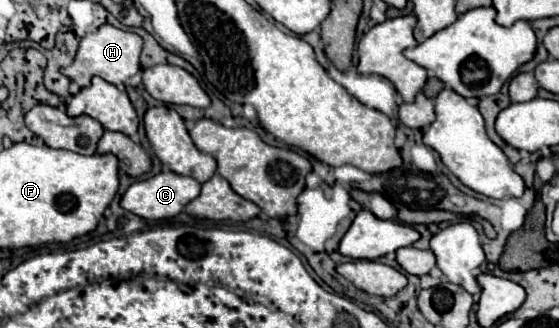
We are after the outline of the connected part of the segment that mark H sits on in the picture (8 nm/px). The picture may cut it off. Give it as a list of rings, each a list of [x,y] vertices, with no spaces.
[[[102,25],[98,27],[94,33],[86,35],[80,41],[78,53],[74,57],[74,61],[62,69],[62,73],[76,81],[80,87],[88,87],[90,79],[94,75],[106,79],[112,85],[120,85],[124,81],[128,81],[132,75],[136,75],[140,71],[140,51],[142,51],[142,39],[140,35],[132,33],[132,31],[122,31],[116,29],[114,25]]]

